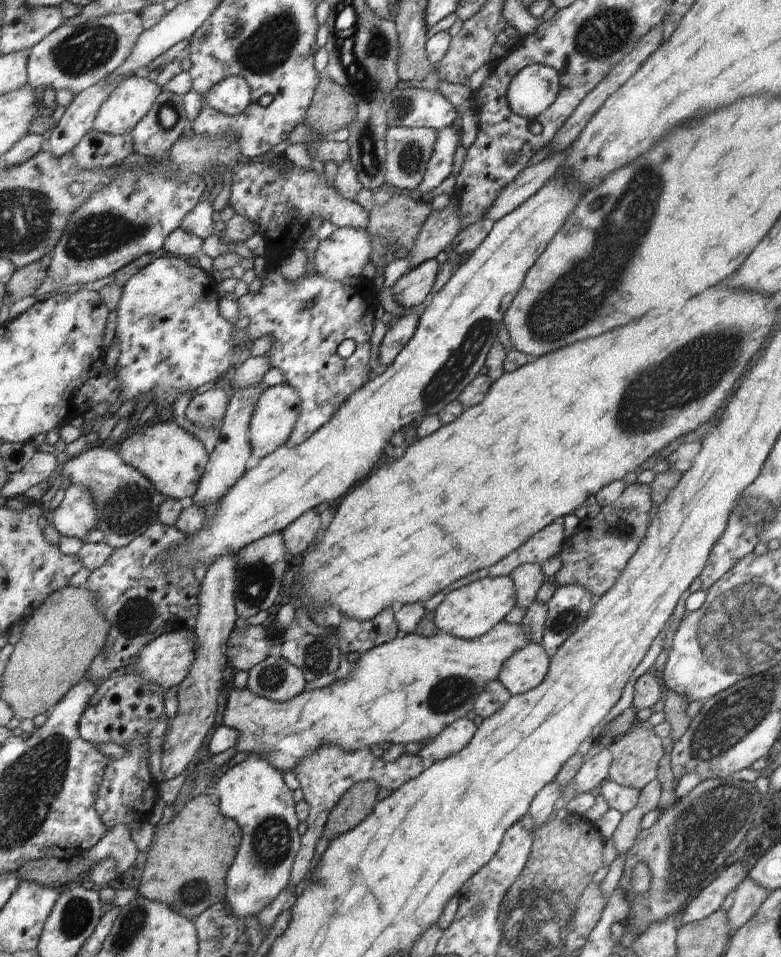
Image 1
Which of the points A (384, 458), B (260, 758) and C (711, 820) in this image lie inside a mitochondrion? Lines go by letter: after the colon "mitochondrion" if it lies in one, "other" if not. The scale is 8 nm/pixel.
A: other
B: other
C: mitochondrion

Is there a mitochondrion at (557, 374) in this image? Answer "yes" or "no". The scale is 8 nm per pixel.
no

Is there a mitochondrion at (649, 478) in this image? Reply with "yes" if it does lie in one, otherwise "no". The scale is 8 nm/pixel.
no

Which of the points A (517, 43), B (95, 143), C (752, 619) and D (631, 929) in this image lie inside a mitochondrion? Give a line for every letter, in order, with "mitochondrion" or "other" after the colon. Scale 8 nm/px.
A: other
B: other
C: mitochondrion
D: other

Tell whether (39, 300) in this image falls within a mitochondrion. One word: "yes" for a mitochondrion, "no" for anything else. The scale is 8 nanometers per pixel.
no

